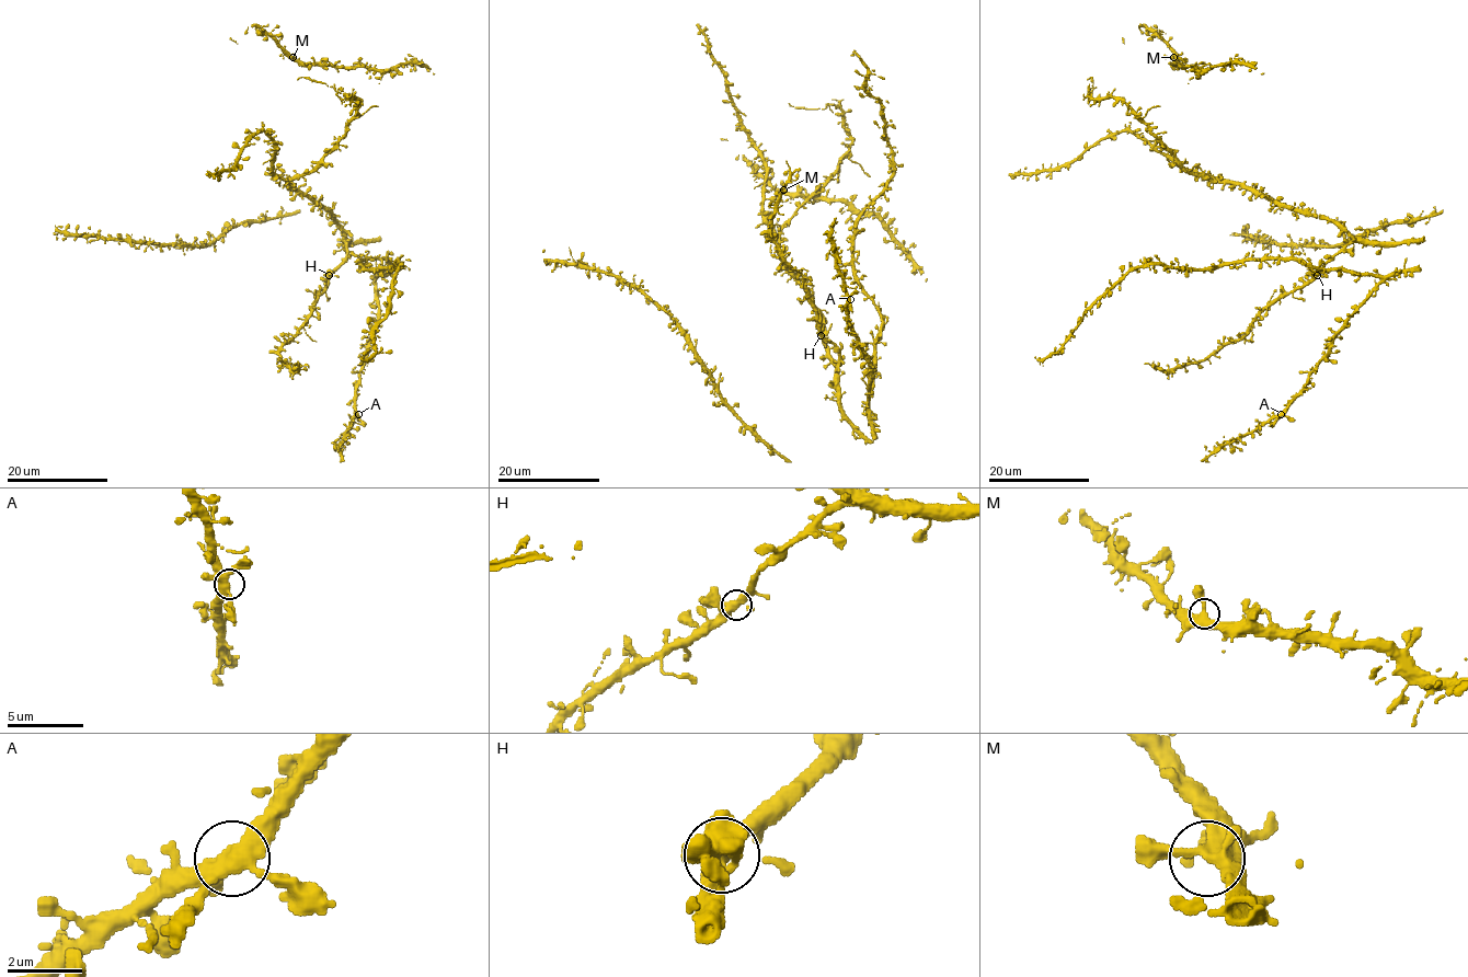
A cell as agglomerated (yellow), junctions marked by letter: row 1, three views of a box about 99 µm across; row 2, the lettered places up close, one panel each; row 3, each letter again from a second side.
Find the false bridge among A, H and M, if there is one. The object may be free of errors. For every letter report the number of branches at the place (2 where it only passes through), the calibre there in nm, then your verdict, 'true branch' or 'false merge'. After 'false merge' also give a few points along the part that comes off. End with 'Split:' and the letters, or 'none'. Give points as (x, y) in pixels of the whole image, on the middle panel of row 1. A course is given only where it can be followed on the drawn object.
A: 4 branches meet; 360 nm thick; true branch
H: 4 branches meet; 360 nm thick; true branch
M: 4 branches meet; 360 nm thick; true branch
Split: none

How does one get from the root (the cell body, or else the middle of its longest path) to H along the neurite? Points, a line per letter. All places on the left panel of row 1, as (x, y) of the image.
H: (335, 223), (343, 232), (347, 256), (329, 274)

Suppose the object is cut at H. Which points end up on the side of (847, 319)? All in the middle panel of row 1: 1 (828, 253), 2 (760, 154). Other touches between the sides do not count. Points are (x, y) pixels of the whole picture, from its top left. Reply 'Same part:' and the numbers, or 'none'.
Same part: 1, 2

